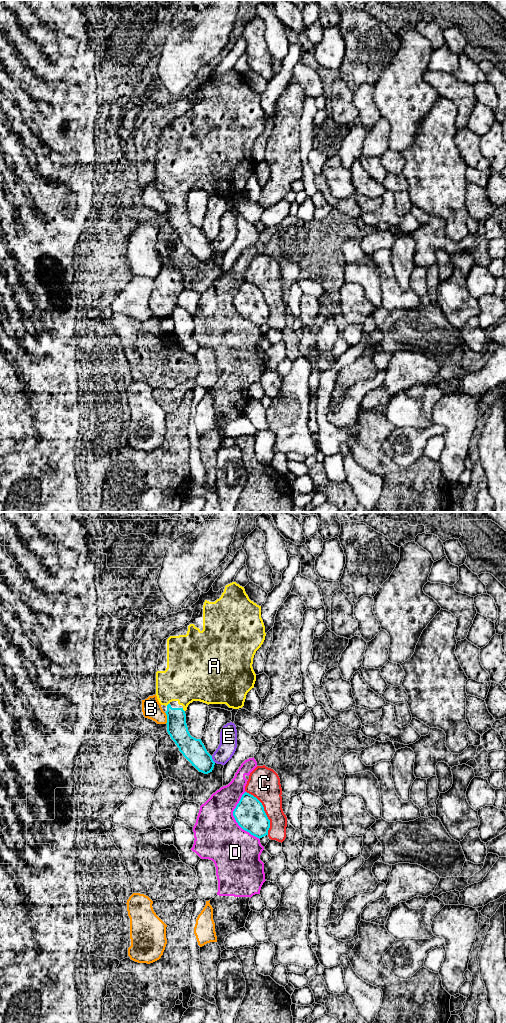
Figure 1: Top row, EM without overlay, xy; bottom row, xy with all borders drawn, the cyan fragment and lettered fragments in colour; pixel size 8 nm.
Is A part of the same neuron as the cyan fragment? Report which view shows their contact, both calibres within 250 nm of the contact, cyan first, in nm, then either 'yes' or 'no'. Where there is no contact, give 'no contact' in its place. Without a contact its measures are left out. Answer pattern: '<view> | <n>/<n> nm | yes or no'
xy | 160/360 nm | yes

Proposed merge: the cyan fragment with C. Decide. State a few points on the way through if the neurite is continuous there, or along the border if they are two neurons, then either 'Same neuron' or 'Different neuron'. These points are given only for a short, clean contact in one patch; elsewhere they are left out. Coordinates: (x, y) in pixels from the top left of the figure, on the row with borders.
Different neuron

